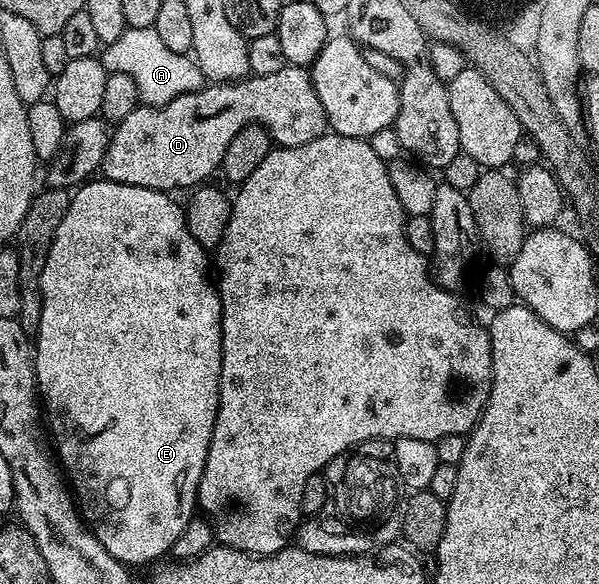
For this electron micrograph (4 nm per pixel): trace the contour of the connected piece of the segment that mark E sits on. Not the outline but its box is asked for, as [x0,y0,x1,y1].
[32,179,222,567]

